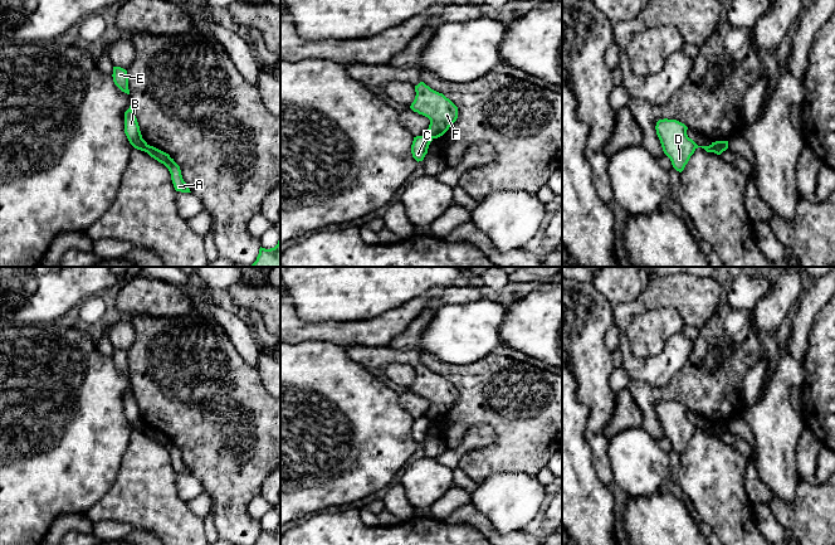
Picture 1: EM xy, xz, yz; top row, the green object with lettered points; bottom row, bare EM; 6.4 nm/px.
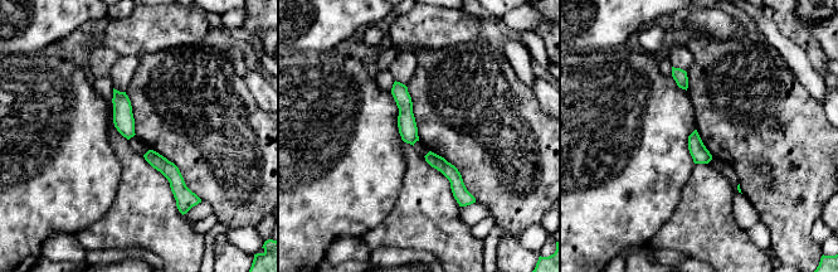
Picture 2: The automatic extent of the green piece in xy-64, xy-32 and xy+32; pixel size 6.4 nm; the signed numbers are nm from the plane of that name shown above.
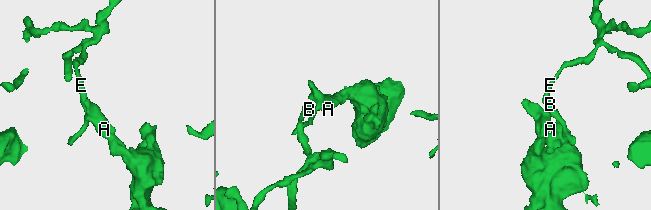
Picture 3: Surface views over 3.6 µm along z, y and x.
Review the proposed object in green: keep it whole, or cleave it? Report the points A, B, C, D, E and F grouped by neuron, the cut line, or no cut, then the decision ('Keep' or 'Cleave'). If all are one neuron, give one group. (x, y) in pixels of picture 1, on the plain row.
Groups: A D F / B C E. Split along xy (149, 427), (145, 433). Cleave

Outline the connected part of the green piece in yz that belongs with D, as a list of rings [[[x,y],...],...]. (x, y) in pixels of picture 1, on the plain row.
[[[659,402],[655,408],[664,435],[670,441],[673,449],[682,454],[690,438],[698,429],[713,434],[712,428],[698,428],[688,419],[688,409],[677,402]]]

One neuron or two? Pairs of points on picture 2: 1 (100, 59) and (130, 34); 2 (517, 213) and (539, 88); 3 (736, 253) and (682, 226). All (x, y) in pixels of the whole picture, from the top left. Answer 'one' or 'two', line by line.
1: two
2: two
3: one

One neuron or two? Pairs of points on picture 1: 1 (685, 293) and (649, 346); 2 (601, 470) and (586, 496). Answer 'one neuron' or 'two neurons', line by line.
1: two neurons
2: two neurons

